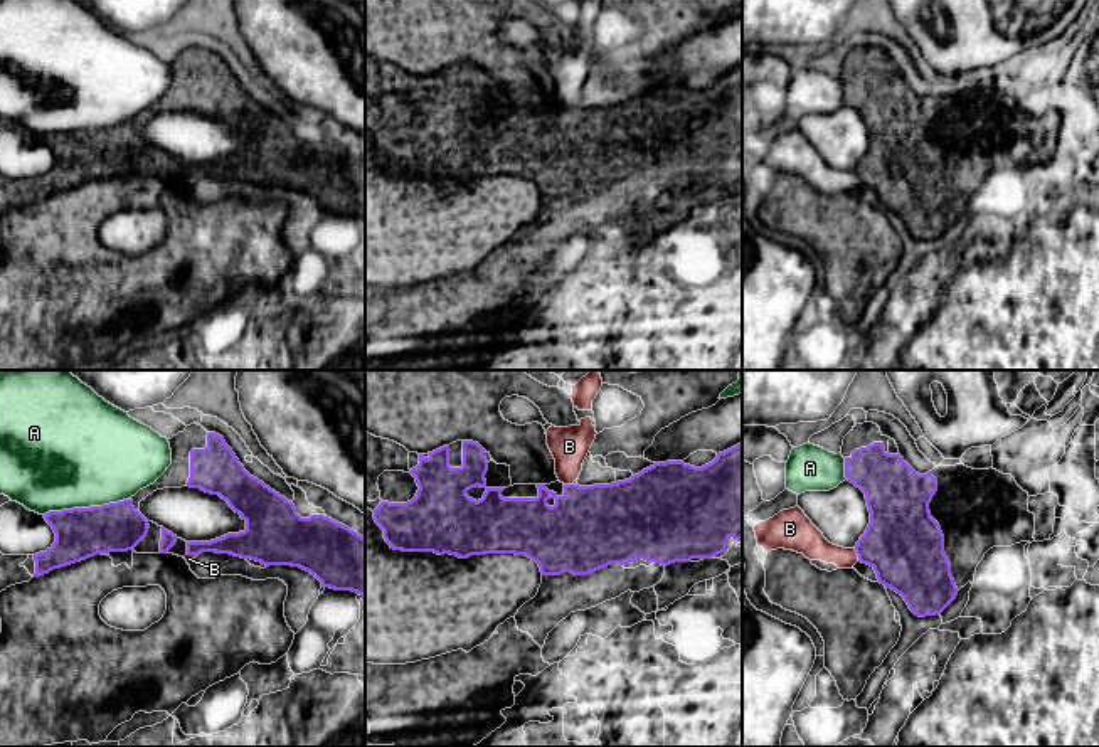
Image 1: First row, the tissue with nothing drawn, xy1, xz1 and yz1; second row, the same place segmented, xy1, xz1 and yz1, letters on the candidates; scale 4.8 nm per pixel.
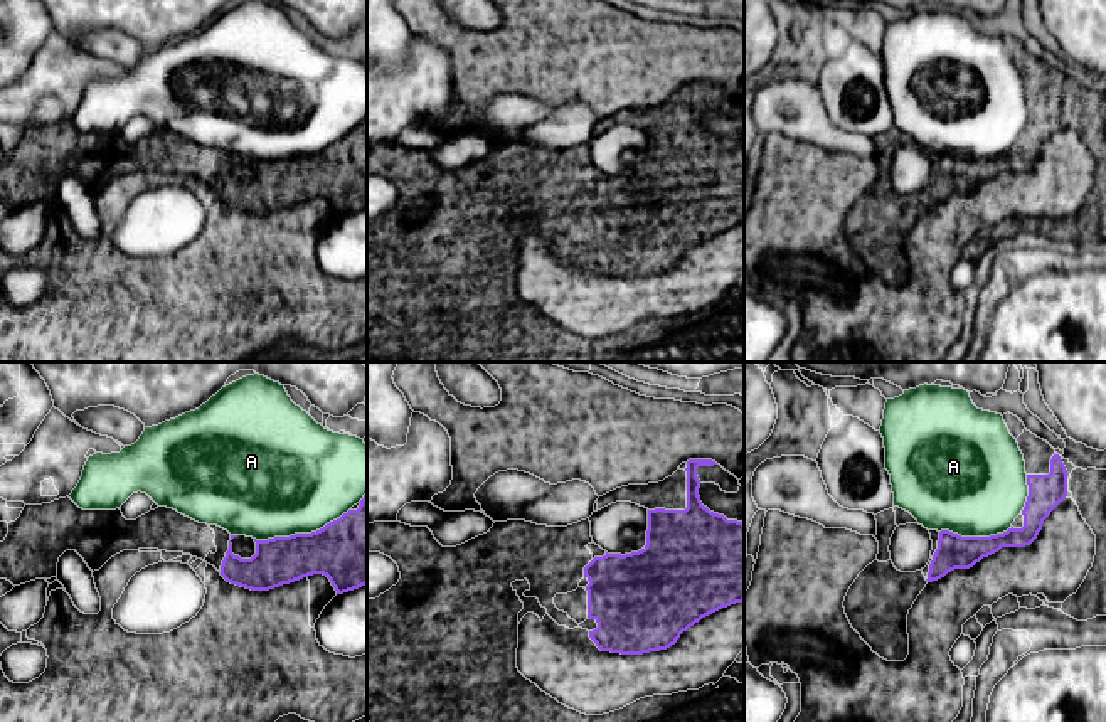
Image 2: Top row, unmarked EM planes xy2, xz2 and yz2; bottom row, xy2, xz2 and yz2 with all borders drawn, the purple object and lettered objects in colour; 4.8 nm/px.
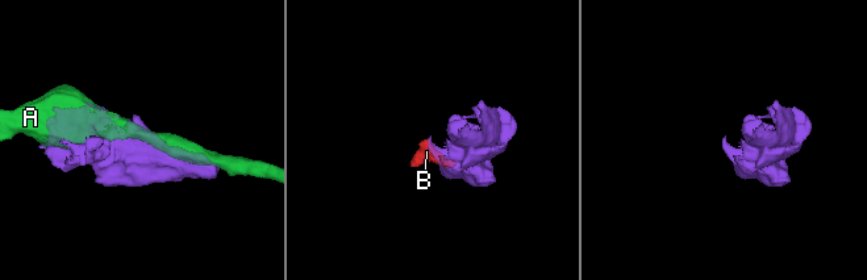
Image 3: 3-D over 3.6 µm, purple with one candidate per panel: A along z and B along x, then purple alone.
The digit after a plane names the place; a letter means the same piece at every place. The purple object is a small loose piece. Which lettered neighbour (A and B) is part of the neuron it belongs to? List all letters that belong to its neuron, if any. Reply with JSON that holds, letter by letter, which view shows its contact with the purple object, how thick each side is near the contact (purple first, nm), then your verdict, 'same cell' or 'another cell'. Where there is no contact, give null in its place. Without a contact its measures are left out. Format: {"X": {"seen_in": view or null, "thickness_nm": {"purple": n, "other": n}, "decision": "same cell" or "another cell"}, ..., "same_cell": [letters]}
{"A": {"seen_in": "xy2", "thickness_nm": {"purple": 340, "other": 500}, "decision": "another cell"}, "B": {"seen_in": "yz1", "thickness_nm": {"purple": 380, "other": 140}, "decision": "another cell"}, "same_cell": []}

